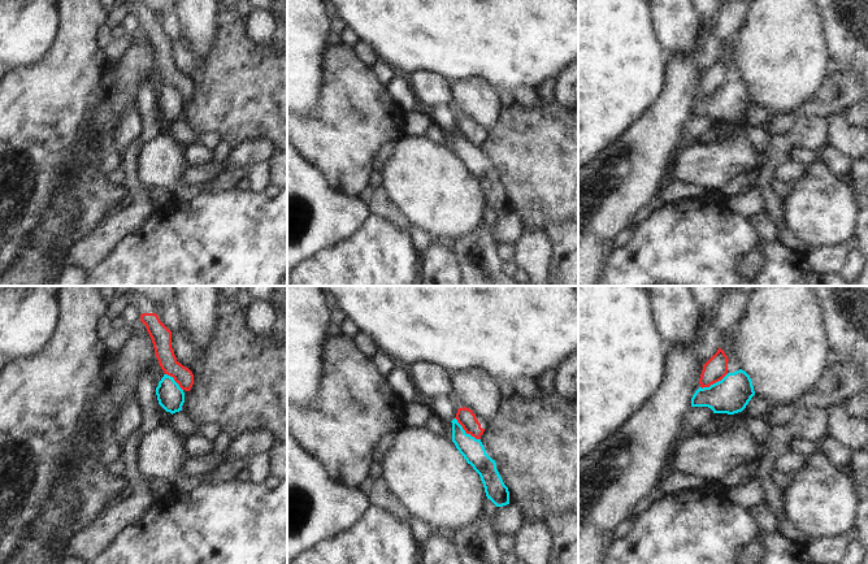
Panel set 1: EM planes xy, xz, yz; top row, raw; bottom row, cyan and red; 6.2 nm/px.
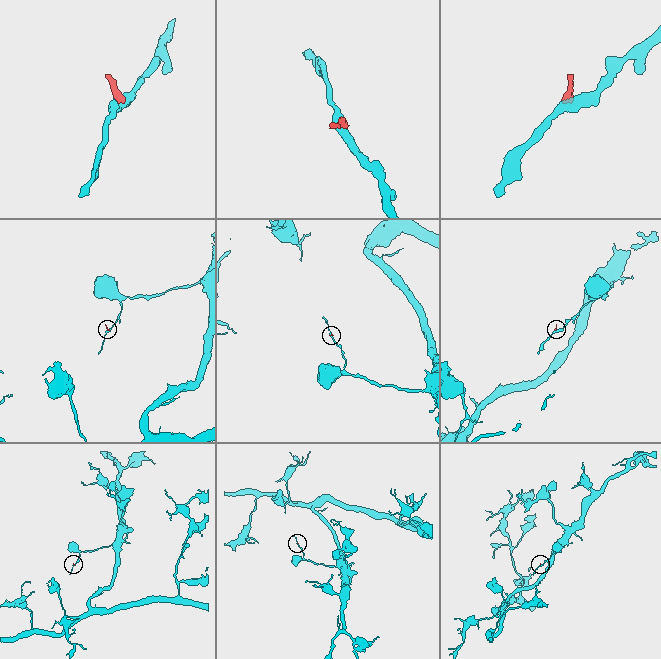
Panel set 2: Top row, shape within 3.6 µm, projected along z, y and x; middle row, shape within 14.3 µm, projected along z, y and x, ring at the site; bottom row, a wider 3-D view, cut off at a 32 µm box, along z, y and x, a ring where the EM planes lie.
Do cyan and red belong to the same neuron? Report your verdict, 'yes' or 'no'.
no

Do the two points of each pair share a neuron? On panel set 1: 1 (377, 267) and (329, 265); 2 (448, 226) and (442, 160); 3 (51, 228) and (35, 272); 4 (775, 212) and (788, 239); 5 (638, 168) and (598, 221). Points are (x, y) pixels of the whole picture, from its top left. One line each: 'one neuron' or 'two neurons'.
1: one neuron
2: one neuron
3: one neuron
4: one neuron
5: one neuron

